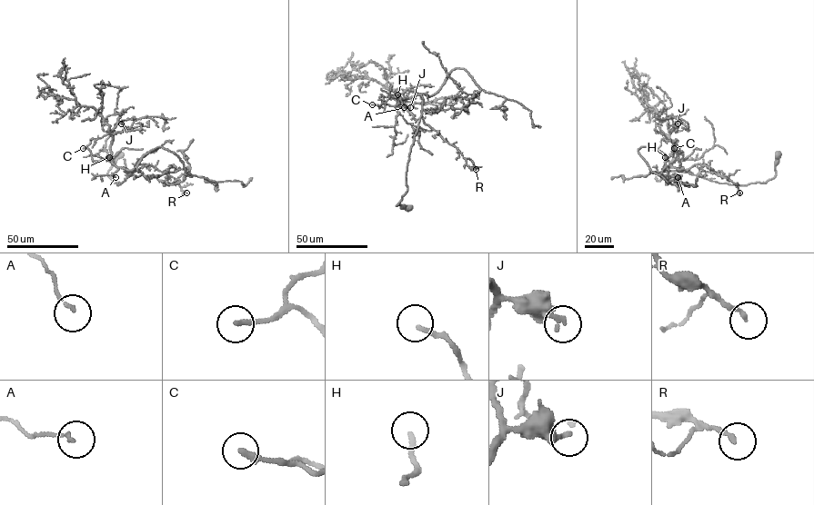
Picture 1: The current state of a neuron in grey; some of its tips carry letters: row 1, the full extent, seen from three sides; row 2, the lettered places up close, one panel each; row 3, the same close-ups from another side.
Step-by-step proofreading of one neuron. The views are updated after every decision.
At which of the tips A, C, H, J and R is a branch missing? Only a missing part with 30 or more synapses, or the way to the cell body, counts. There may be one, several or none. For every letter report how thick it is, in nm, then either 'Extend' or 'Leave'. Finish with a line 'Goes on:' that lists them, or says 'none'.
A: Thickness 120 nm. Leave
C: Thickness 240 nm. Extend
H: Thickness 170 nm. Extend
J: Thickness 260 nm. Leave
R: Thickness 170 nm. Leave
Goes on: C, H

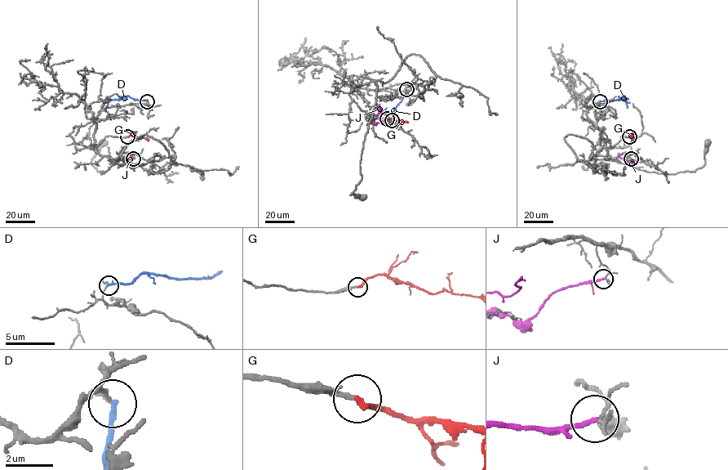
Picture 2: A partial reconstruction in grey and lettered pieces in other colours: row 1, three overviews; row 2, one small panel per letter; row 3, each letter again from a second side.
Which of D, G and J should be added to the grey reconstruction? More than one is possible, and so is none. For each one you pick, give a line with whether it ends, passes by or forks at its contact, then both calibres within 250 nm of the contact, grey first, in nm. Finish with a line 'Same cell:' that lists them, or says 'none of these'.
G: it ends | 200/280 nm
Same cell: G

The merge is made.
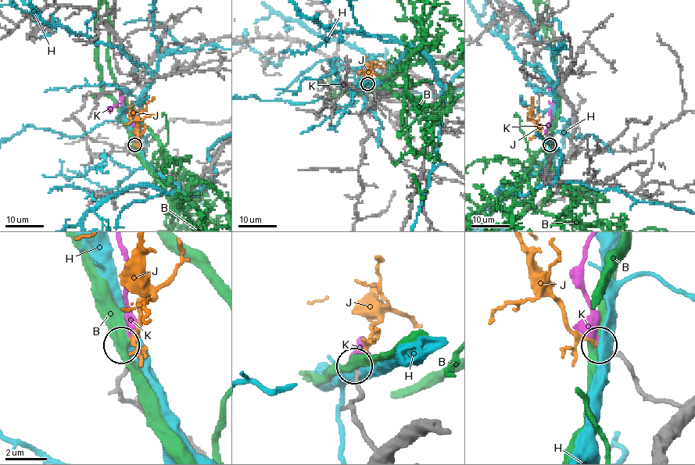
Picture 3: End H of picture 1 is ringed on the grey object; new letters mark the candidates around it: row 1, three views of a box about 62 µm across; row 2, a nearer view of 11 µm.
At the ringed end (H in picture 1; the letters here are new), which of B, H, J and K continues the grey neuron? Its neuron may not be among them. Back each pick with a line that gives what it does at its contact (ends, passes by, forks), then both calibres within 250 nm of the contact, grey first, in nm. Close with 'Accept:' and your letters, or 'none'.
J: It ends there. Thickness 190 nm (grey) against 220 nm
Accept: J

